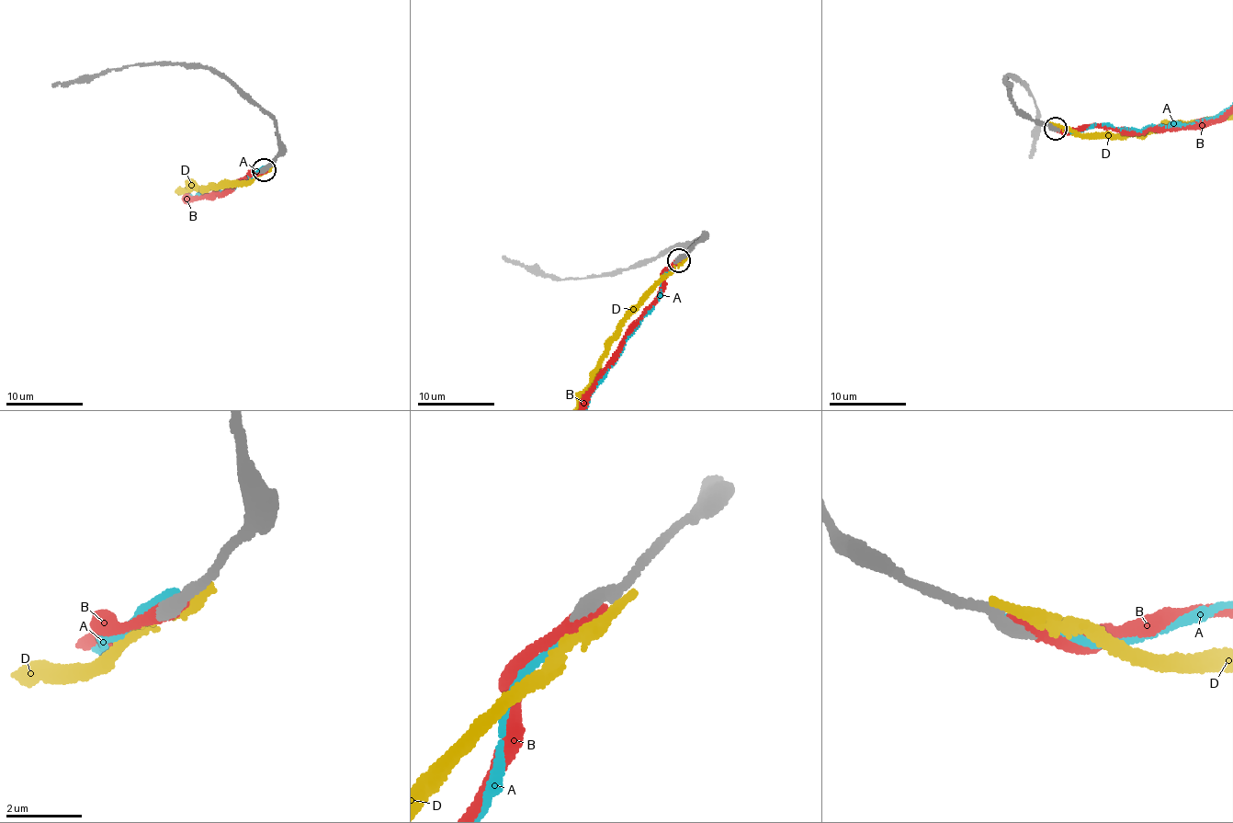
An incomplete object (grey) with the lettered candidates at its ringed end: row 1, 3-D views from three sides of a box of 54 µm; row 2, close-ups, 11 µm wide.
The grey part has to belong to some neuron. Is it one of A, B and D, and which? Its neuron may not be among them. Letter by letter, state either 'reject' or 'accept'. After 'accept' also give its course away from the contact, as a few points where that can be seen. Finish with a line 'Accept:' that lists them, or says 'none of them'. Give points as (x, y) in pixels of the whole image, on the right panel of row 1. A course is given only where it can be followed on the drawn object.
A: reject
B: accept
D: reject
Accept: B

